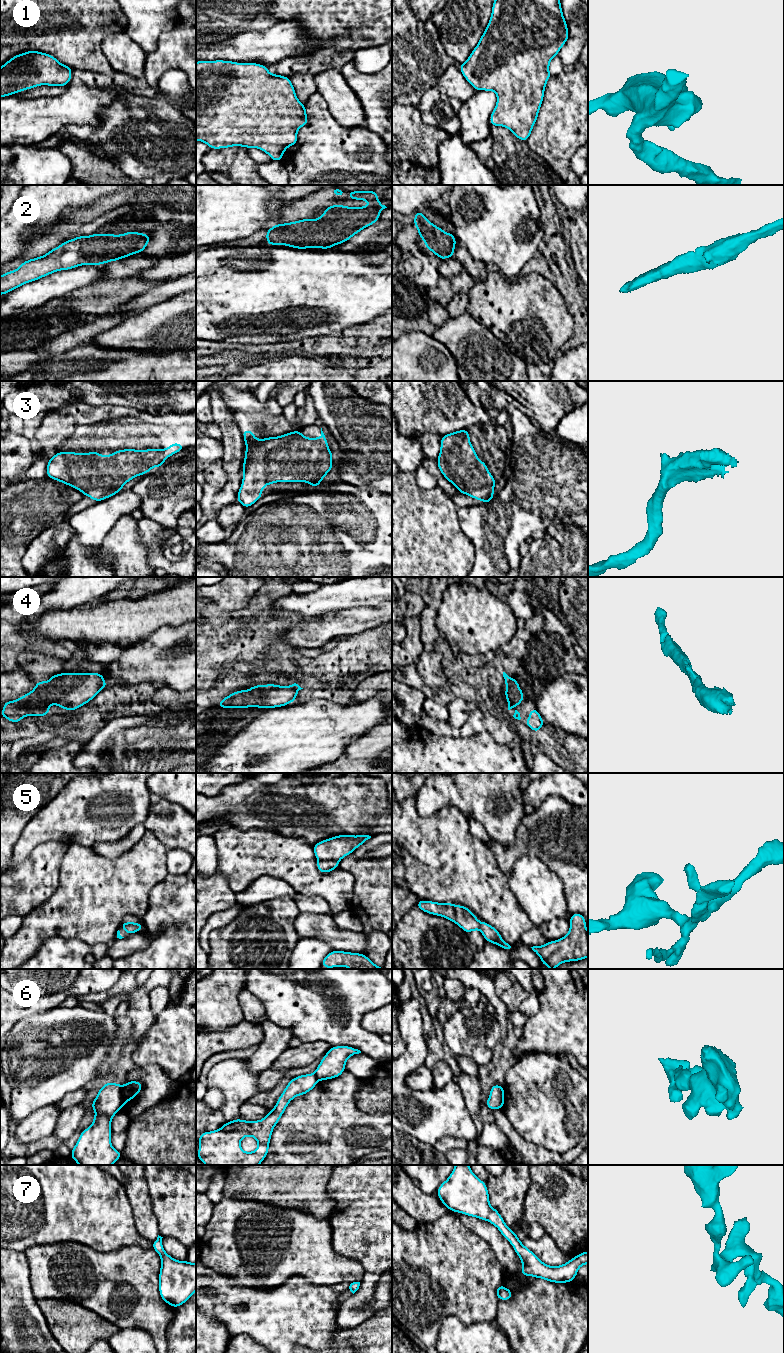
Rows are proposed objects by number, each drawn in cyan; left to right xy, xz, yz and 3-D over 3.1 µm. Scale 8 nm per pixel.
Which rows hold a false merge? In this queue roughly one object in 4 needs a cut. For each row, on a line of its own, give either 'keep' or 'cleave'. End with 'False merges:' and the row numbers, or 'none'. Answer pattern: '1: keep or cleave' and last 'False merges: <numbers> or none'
1: keep
2: keep
3: keep
4: keep
5: keep
6: cleave
7: keep
False merges: 6

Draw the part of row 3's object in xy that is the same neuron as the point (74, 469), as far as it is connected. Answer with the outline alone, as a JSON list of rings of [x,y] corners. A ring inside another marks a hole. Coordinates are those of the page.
[[[180,443],[165,449],[123,449],[111,455],[58,452],[47,462],[47,477],[71,486],[95,502],[122,491],[125,483],[144,475],[153,467],[162,467],[166,458],[183,451]]]

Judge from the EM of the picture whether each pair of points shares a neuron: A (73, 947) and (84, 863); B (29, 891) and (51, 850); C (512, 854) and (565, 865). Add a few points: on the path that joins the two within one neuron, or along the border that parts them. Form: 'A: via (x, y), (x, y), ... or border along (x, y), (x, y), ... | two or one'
A: border along (51, 937), (77, 938), (91, 945), (97, 944) | two
B: via (33, 881), (45, 860) | one
C: via (525, 848), (548, 848), (552, 852) | one

